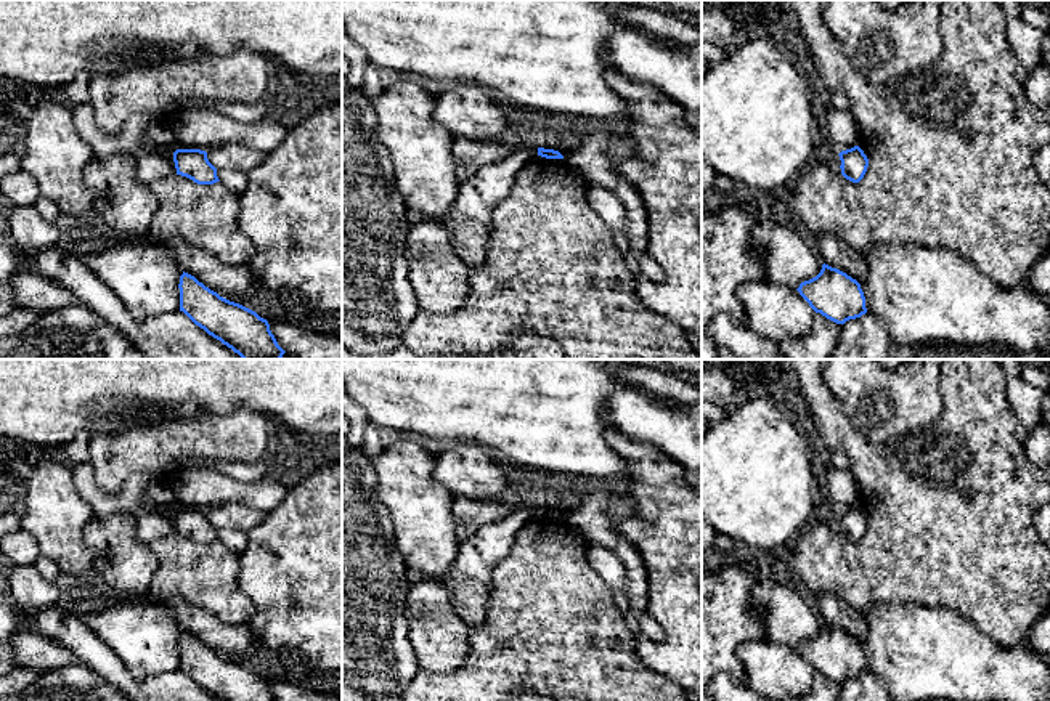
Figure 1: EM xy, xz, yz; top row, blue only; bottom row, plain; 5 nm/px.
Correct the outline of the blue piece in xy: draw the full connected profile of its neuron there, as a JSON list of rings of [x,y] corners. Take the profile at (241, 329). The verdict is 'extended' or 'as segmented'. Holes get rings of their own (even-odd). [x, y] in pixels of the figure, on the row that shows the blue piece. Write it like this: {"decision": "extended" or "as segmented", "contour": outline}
{"decision": "as segmented", "contour": [[[180,276],[180,311],[242,359],[281,359],[286,353],[255,311],[220,297],[194,276]]]}

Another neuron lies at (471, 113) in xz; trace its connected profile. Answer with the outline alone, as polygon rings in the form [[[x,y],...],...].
[[[467,83],[440,87],[435,95],[435,119],[453,140],[477,143],[504,138],[511,124],[494,93]]]

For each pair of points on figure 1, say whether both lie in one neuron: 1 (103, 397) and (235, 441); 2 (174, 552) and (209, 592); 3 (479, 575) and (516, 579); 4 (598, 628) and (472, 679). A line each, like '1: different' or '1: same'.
1: different
2: same
3: different
4: same

